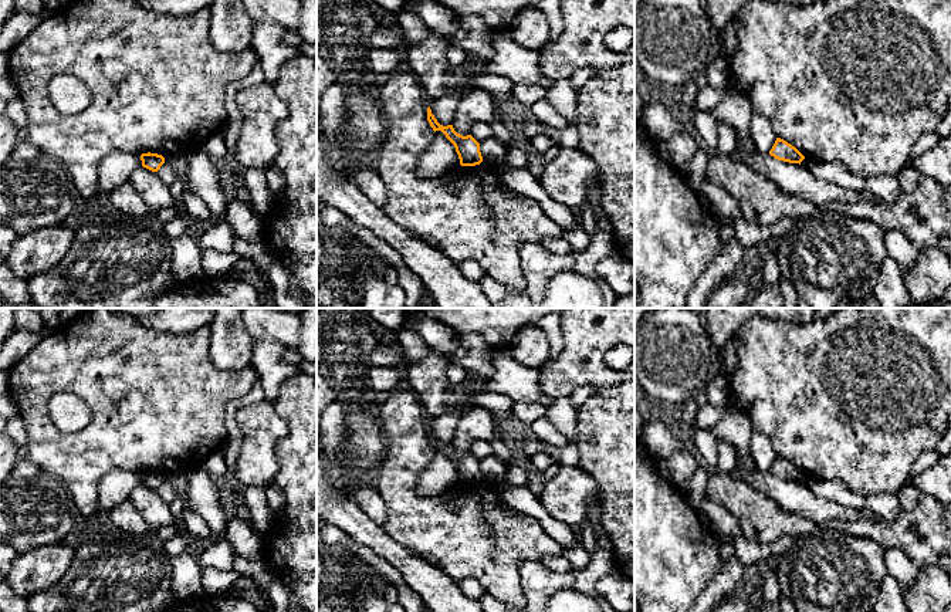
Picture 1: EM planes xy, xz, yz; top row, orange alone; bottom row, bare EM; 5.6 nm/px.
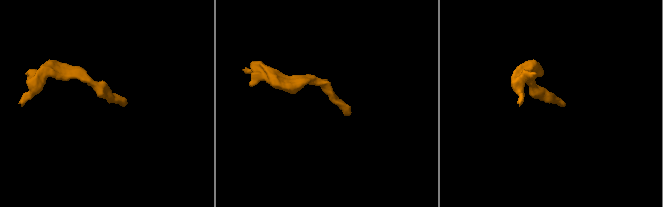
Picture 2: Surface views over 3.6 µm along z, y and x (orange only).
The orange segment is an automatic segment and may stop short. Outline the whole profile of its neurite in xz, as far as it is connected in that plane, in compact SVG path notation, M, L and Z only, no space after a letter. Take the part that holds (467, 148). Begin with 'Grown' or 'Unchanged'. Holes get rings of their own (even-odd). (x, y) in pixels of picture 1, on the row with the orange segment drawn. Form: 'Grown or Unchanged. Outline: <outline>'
Unchanged. Outline: M430 106L427 108L427 121L434 132L441 131L454 145L461 166L476 166L483 162L480 143L471 135L463 136L454 131L453 125L440 125L431 114Z

